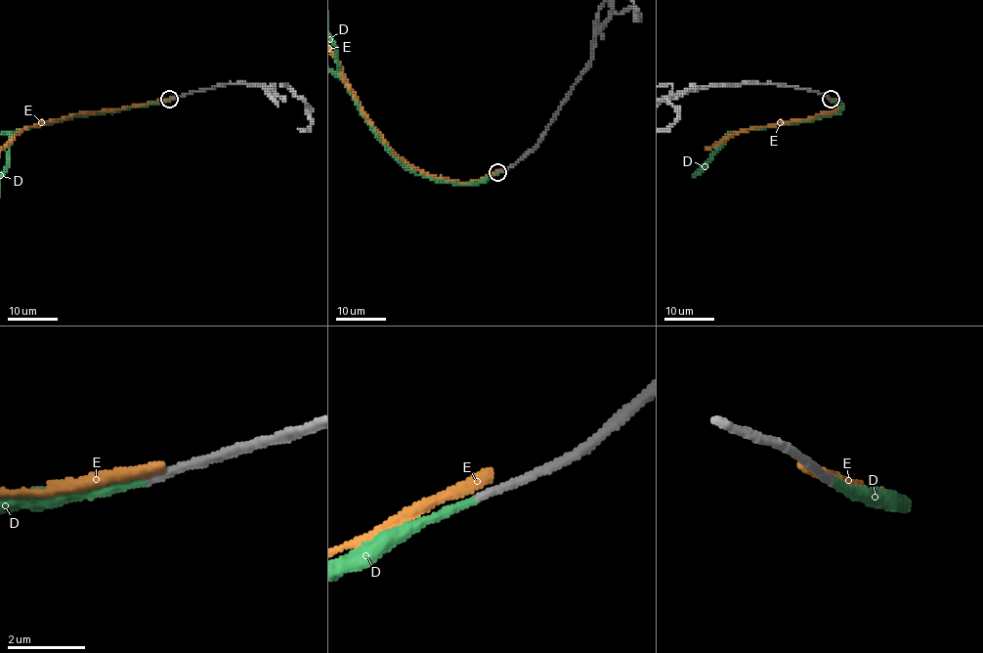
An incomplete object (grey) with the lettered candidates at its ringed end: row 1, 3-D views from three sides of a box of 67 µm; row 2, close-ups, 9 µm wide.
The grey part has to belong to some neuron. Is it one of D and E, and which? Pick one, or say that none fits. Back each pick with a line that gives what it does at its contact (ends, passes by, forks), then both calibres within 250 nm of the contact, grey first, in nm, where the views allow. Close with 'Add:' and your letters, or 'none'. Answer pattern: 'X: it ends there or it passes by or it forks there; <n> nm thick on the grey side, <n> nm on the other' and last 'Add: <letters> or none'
D: it ends there; 220 nm thick on the grey side, 200 nm on the other
Add: D

